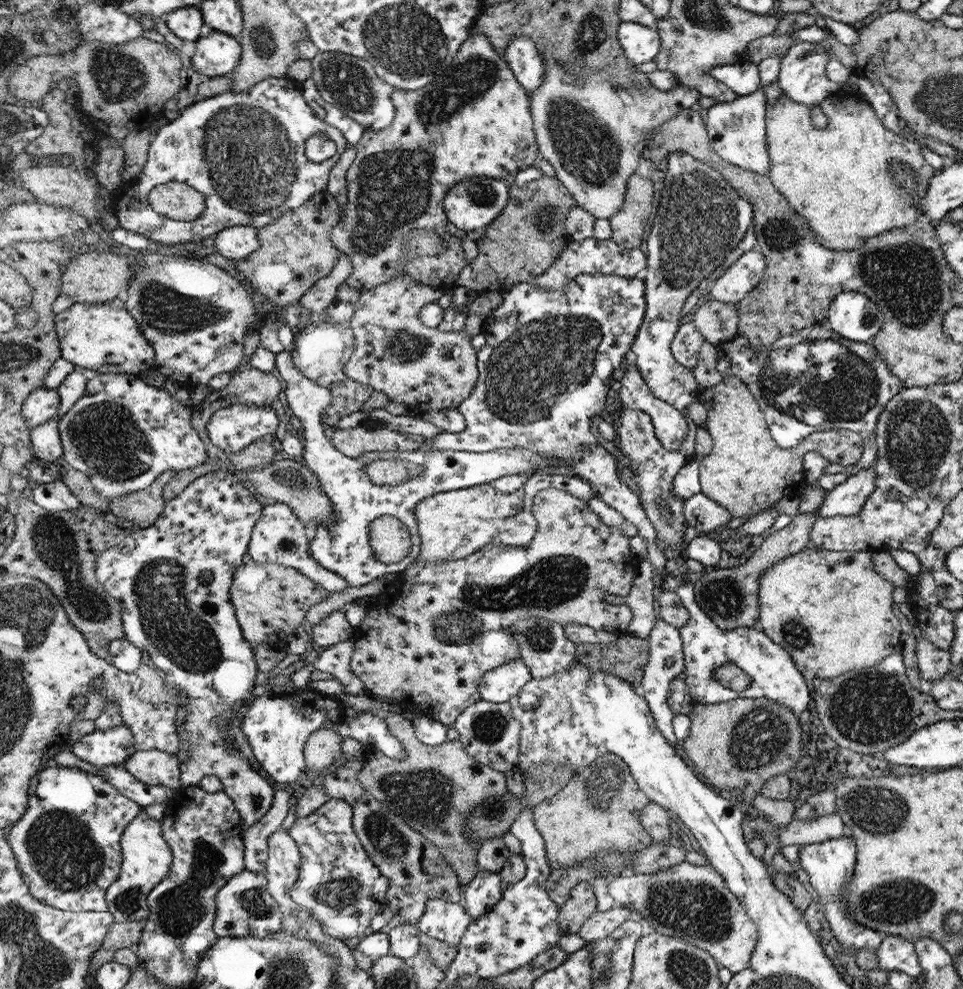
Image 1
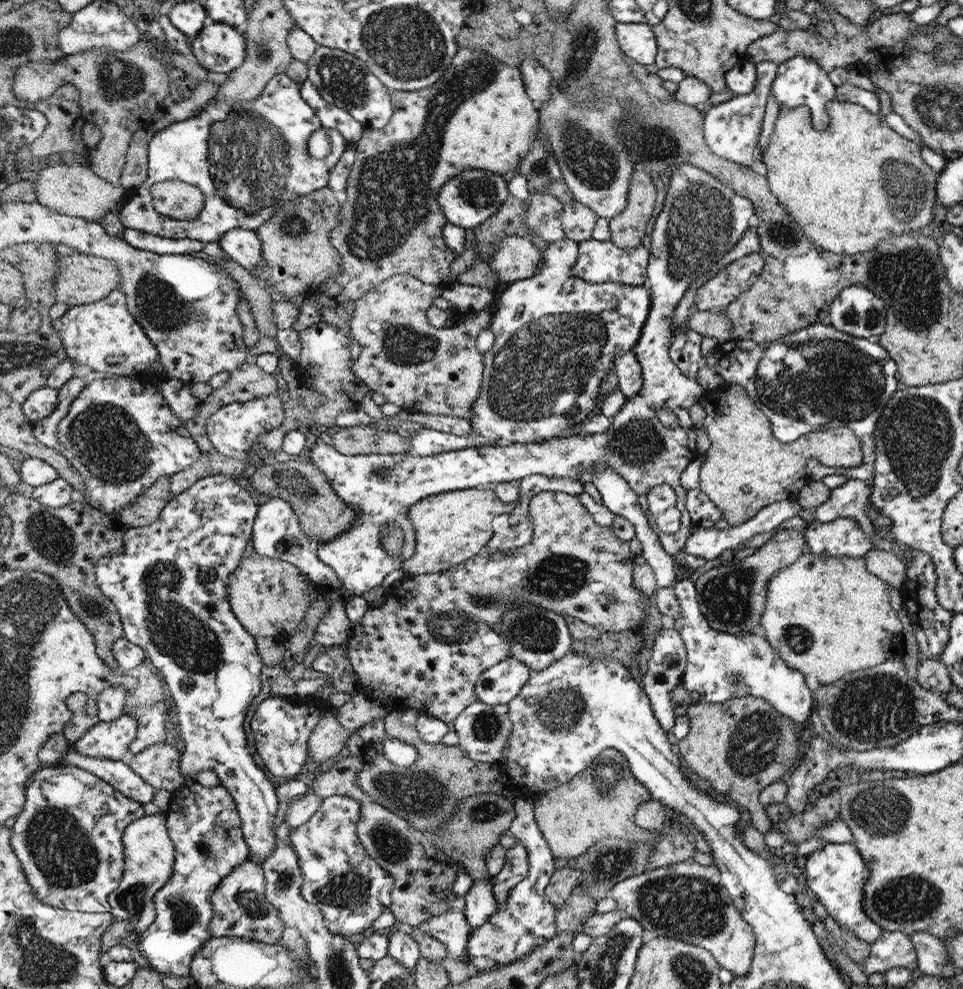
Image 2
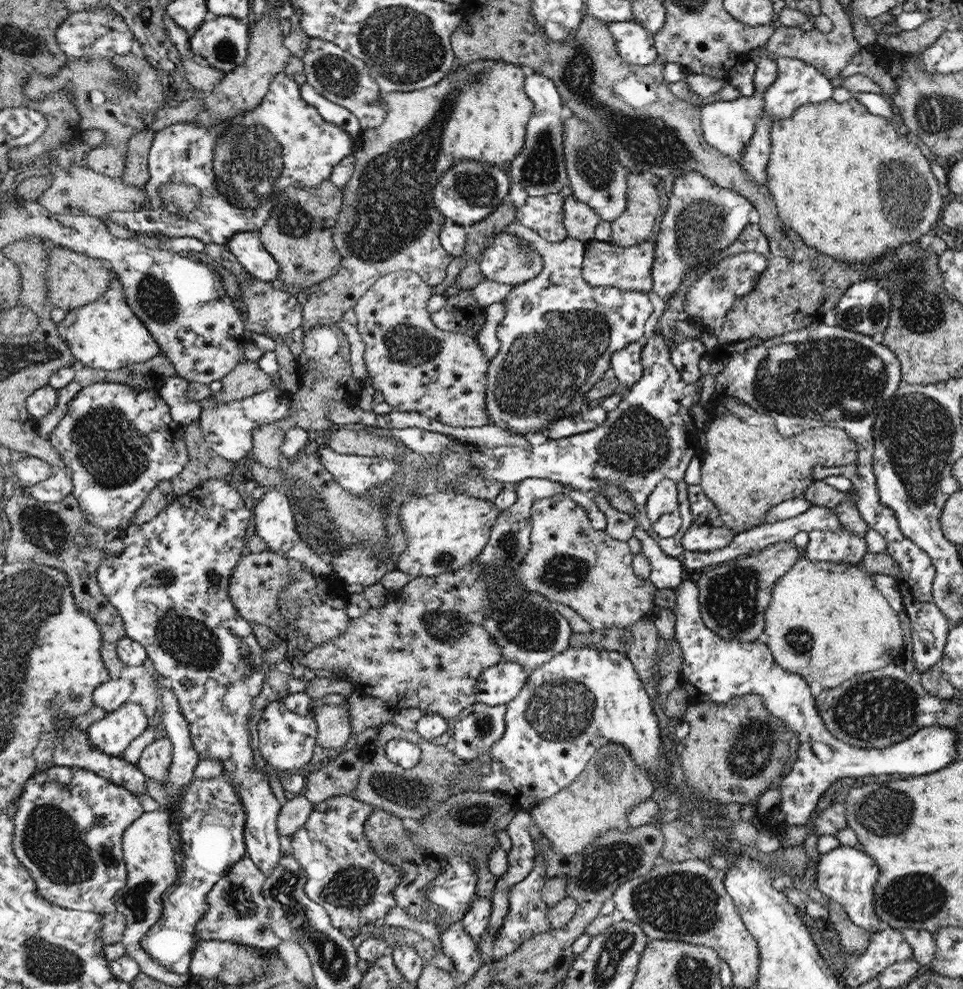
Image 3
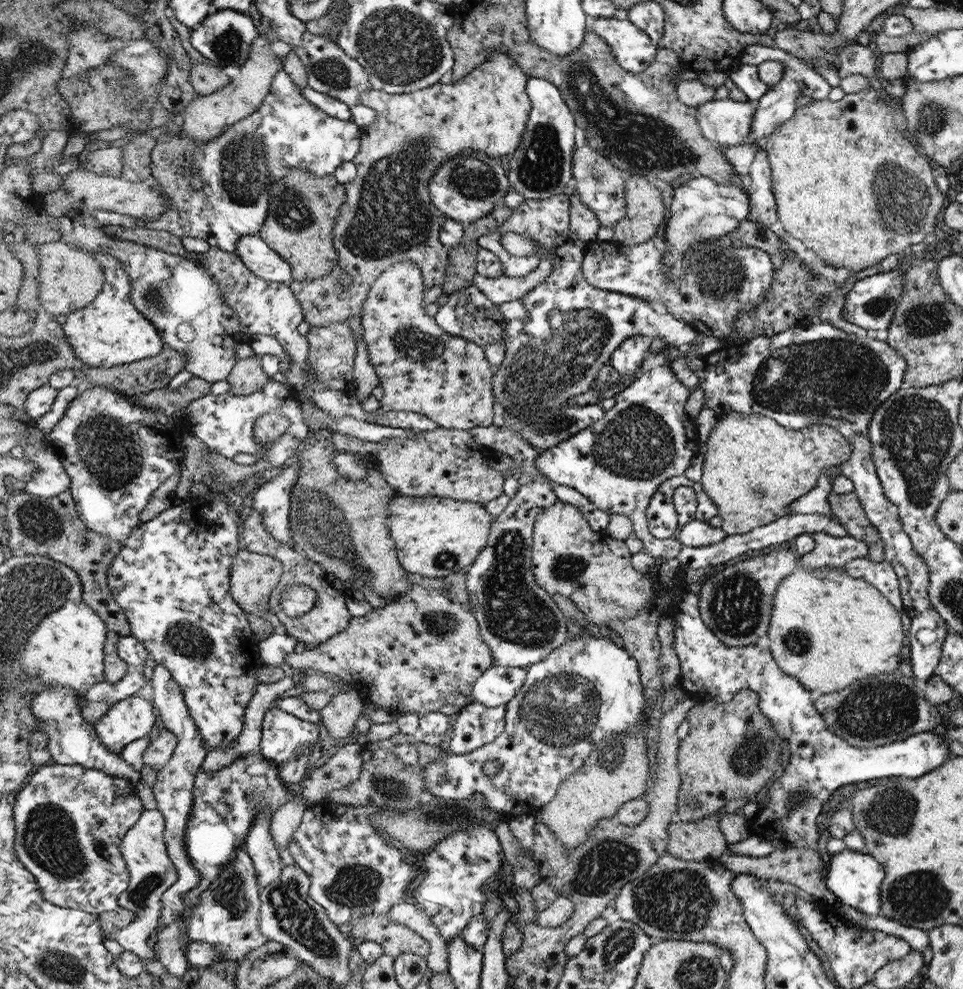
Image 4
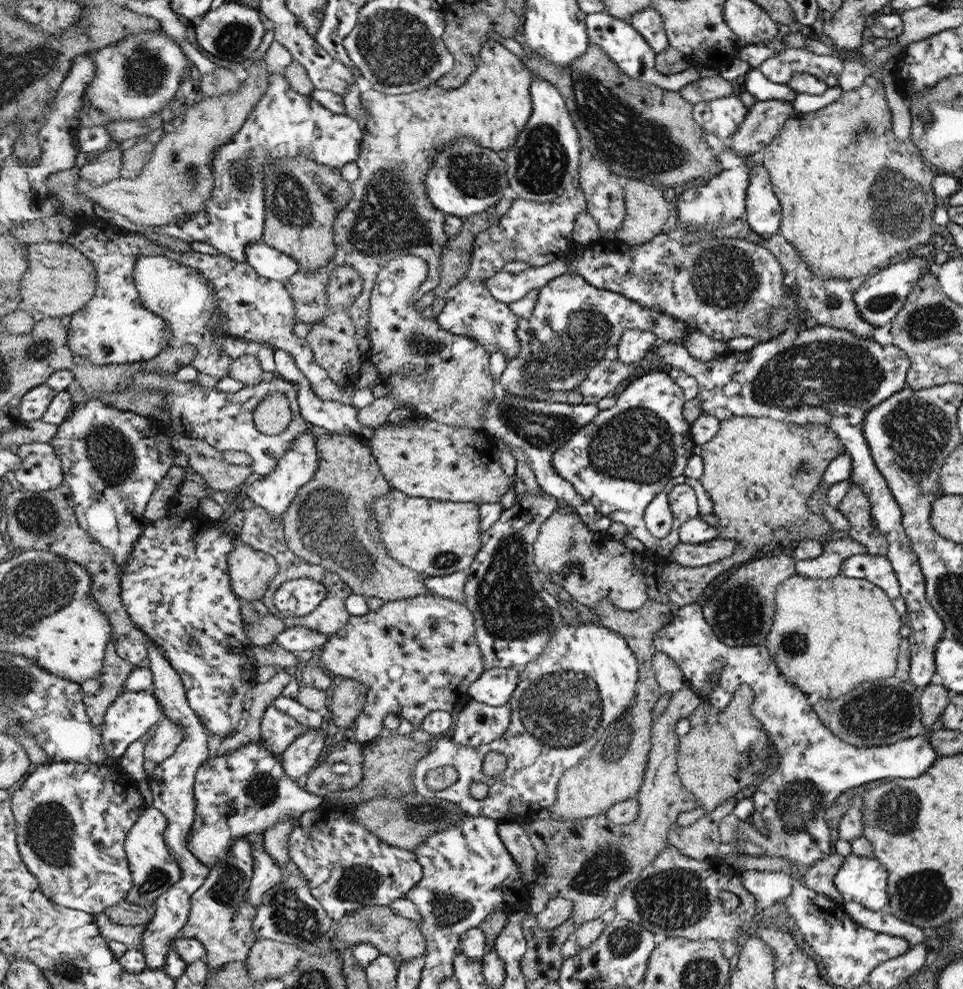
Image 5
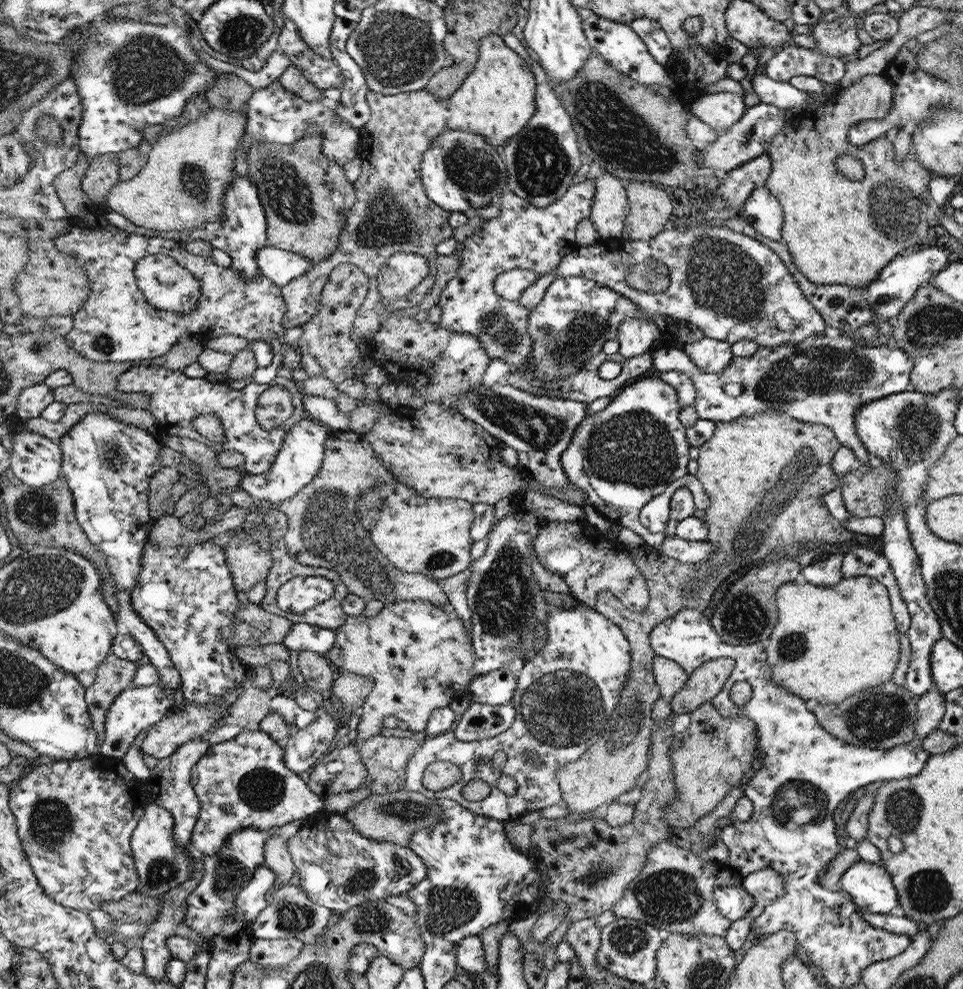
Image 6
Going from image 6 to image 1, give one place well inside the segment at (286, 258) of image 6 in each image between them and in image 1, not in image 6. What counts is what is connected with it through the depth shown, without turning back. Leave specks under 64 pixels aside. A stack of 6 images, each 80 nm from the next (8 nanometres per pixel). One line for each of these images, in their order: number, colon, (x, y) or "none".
1: (236, 243)
2: (242, 245)
3: (247, 247)
4: (265, 263)
5: (273, 264)

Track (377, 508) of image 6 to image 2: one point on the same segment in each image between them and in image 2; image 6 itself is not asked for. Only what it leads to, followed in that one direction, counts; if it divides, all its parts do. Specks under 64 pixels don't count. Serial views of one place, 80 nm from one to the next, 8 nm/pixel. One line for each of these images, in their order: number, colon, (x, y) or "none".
2: (450, 528)
3: (446, 530)
4: (435, 536)
5: (434, 537)

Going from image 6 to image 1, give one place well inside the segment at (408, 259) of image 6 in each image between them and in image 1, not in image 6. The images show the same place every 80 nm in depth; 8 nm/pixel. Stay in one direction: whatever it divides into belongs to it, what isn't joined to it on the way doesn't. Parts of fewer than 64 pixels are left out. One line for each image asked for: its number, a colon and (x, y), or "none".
1: (395, 353)
2: (439, 371)
3: (416, 365)
4: (422, 368)
5: (446, 376)

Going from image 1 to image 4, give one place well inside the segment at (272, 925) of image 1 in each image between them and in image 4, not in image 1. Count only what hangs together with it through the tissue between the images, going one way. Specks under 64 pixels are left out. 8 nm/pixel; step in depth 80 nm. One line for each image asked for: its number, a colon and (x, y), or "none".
2: (241, 910)
3: (238, 912)
4: (228, 915)

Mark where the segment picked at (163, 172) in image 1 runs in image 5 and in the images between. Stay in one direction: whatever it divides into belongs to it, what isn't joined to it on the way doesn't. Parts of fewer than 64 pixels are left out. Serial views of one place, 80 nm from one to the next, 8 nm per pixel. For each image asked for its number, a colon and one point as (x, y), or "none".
2: (250, 159)
3: (241, 166)
4: (239, 168)
5: (284, 124)

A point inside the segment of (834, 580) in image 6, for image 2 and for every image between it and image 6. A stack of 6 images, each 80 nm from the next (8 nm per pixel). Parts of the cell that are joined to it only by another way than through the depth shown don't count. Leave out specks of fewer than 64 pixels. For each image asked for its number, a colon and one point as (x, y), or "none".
2: (842, 537)
3: (843, 547)
4: (830, 551)
5: (829, 564)

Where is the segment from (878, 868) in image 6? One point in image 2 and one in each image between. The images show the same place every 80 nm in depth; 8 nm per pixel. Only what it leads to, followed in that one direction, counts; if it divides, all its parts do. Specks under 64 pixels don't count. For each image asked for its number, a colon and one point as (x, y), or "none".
2: (836, 873)
3: (846, 875)
4: (855, 878)
5: (861, 880)

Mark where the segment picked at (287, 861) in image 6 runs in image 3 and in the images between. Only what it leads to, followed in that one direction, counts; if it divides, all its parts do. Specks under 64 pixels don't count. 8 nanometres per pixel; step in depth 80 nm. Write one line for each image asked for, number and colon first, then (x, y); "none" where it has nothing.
3: (294, 814)
4: (286, 819)
5: (276, 839)

